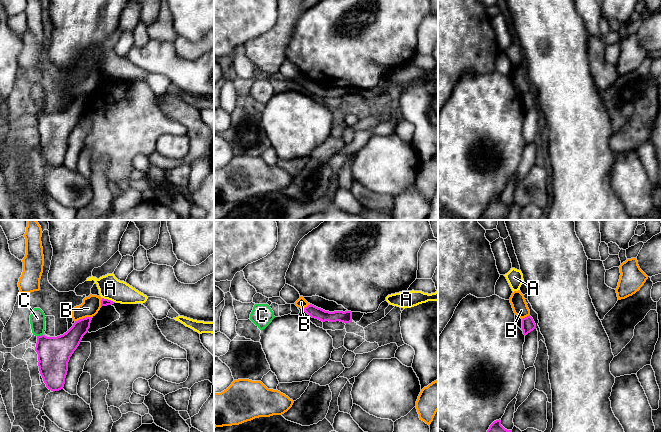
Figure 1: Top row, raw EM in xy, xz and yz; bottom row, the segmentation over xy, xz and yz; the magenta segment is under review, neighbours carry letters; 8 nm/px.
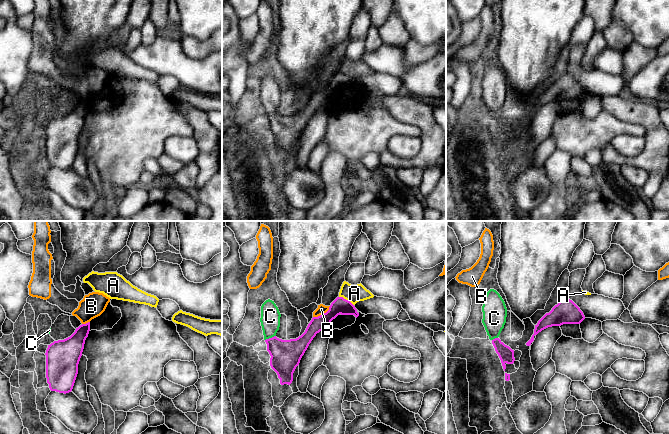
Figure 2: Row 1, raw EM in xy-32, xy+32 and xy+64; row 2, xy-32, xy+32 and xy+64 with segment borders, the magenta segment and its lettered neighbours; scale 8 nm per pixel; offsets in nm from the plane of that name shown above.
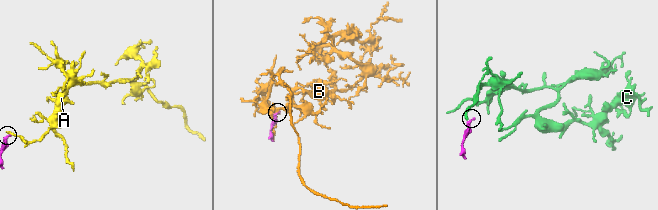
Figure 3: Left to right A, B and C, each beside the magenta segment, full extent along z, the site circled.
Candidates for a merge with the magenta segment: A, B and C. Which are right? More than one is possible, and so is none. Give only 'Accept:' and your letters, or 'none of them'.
Accept: C

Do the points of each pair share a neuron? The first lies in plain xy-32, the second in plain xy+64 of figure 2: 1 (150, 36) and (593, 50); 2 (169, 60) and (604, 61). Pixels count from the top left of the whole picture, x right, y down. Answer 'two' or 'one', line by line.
1: one
2: one

